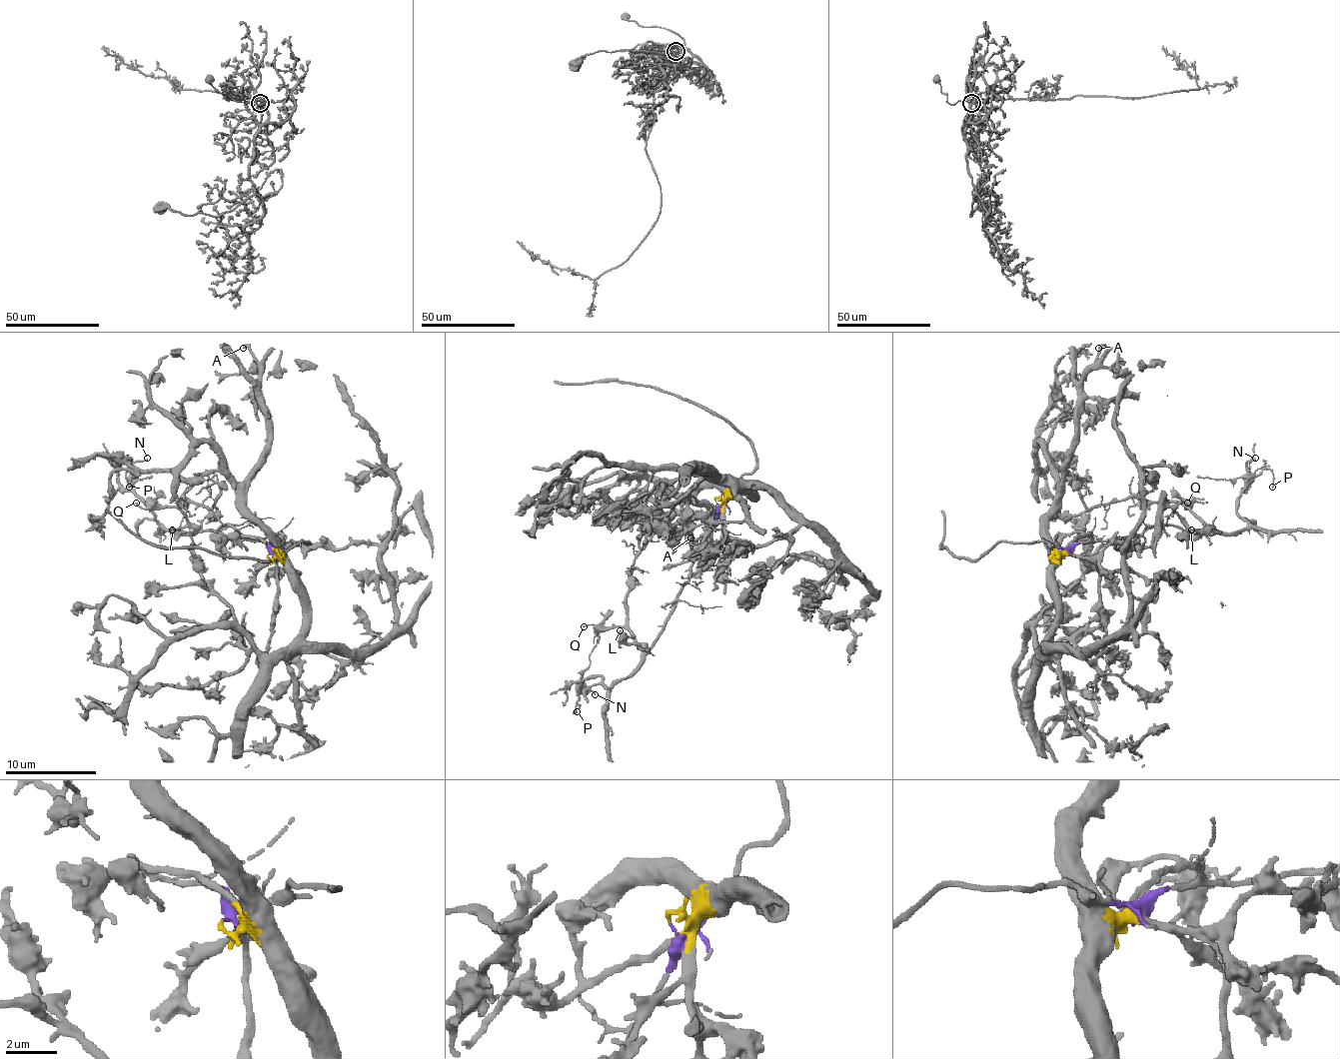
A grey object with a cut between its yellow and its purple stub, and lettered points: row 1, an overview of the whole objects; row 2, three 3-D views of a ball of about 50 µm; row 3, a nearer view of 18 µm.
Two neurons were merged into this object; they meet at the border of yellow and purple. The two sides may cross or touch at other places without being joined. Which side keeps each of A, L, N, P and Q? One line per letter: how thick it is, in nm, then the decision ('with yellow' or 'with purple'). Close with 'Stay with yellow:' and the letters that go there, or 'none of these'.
A: 280 nm | with yellow
L: 320 nm | with purple
N: 100 nm | with purple
P: 130 nm | with purple
Q: 110 nm | with purple
Stay with yellow: A

